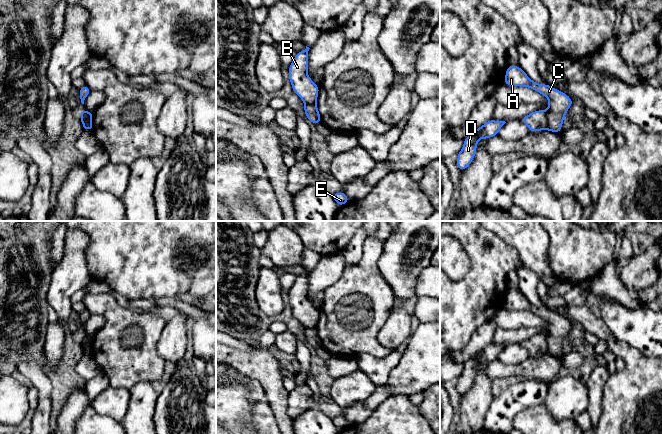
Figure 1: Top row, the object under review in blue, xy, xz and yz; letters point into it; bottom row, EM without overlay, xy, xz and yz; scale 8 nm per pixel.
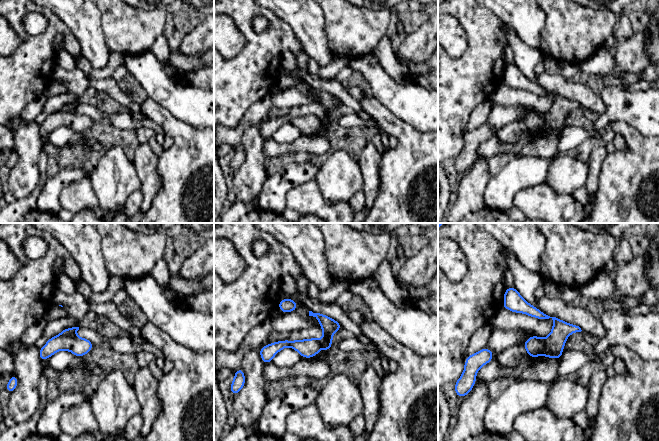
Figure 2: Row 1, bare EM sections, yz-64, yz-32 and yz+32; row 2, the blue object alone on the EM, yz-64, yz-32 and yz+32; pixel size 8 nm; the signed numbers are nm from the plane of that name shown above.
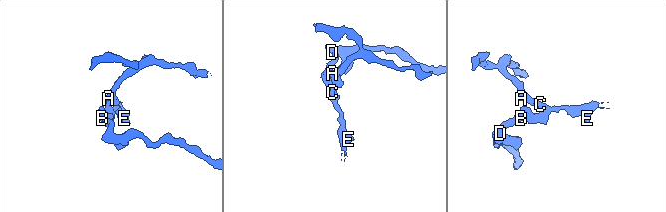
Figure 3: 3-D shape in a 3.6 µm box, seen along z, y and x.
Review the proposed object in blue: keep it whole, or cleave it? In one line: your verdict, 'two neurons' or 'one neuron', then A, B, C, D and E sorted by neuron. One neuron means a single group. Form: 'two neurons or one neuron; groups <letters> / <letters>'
two neurons; groups A C E / B D

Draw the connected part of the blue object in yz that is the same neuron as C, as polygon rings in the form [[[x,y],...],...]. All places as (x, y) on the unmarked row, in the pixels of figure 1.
[[[508,289],[504,307],[508,310],[529,311],[545,320],[549,324],[545,353],[554,357],[562,354],[564,341],[569,331],[574,328],[567,318],[547,308],[538,308],[532,305],[519,290]]]

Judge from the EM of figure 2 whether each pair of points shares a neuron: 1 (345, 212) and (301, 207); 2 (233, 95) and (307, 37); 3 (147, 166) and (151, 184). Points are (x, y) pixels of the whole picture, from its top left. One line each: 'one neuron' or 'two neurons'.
1: one neuron
2: two neurons
3: one neuron

